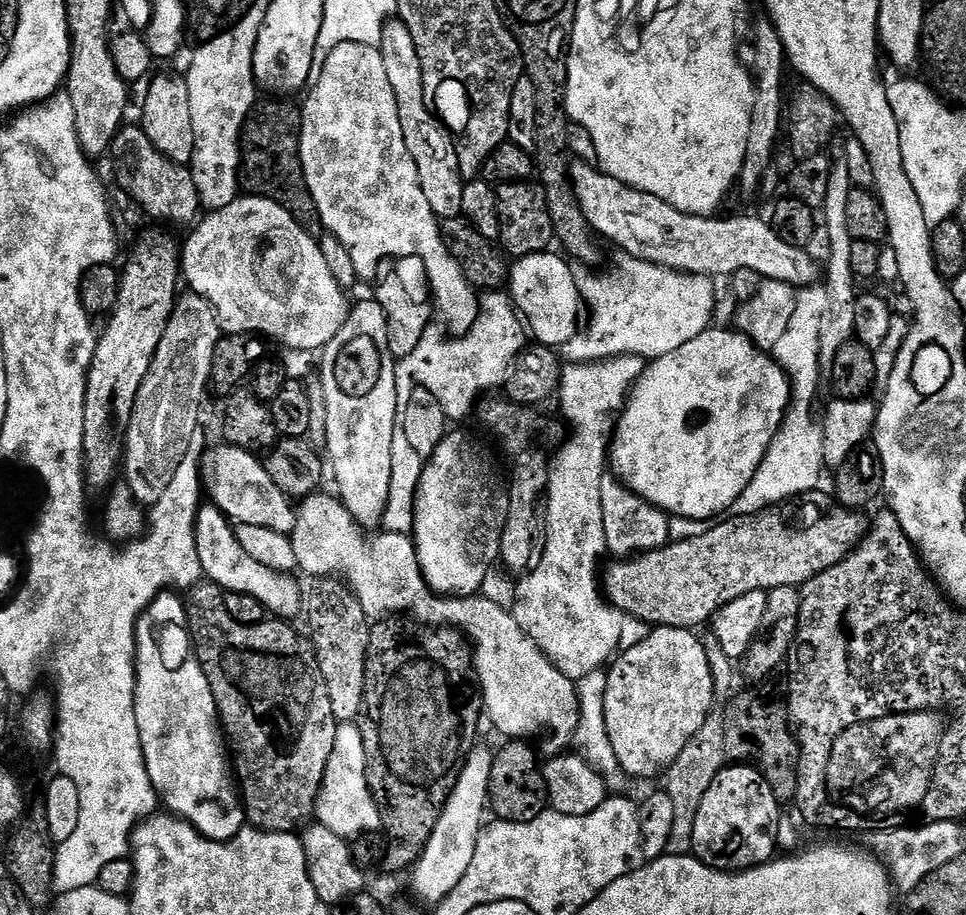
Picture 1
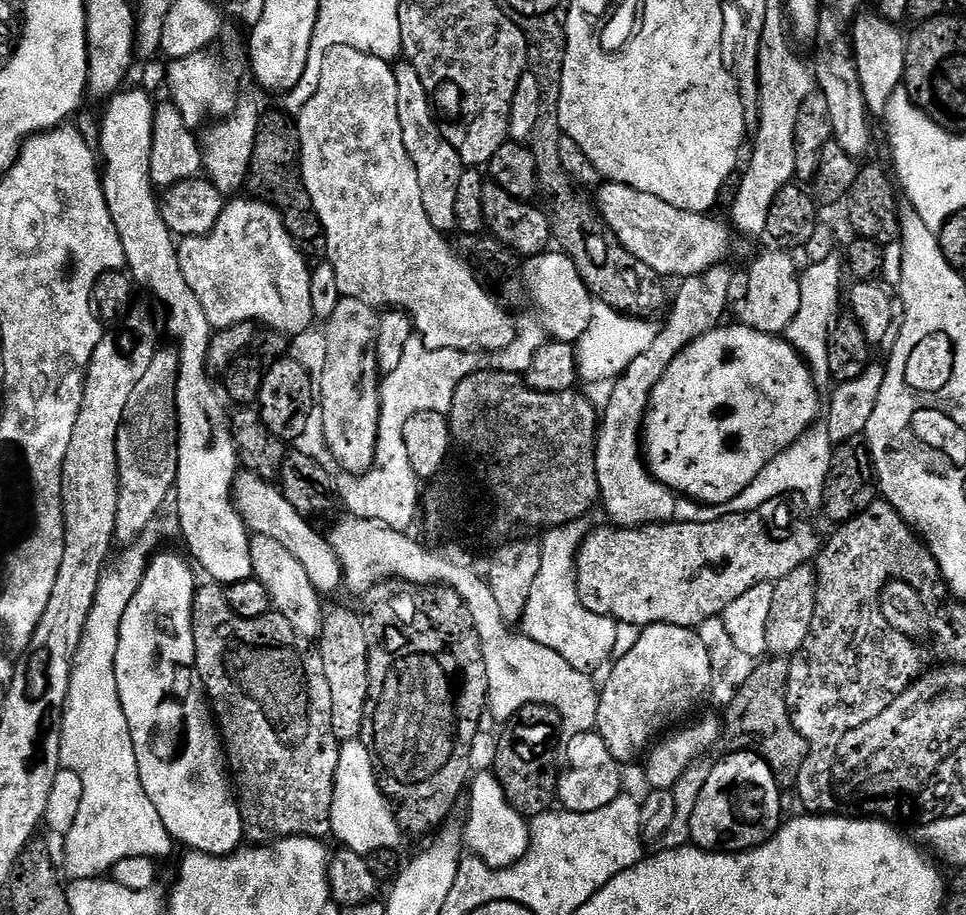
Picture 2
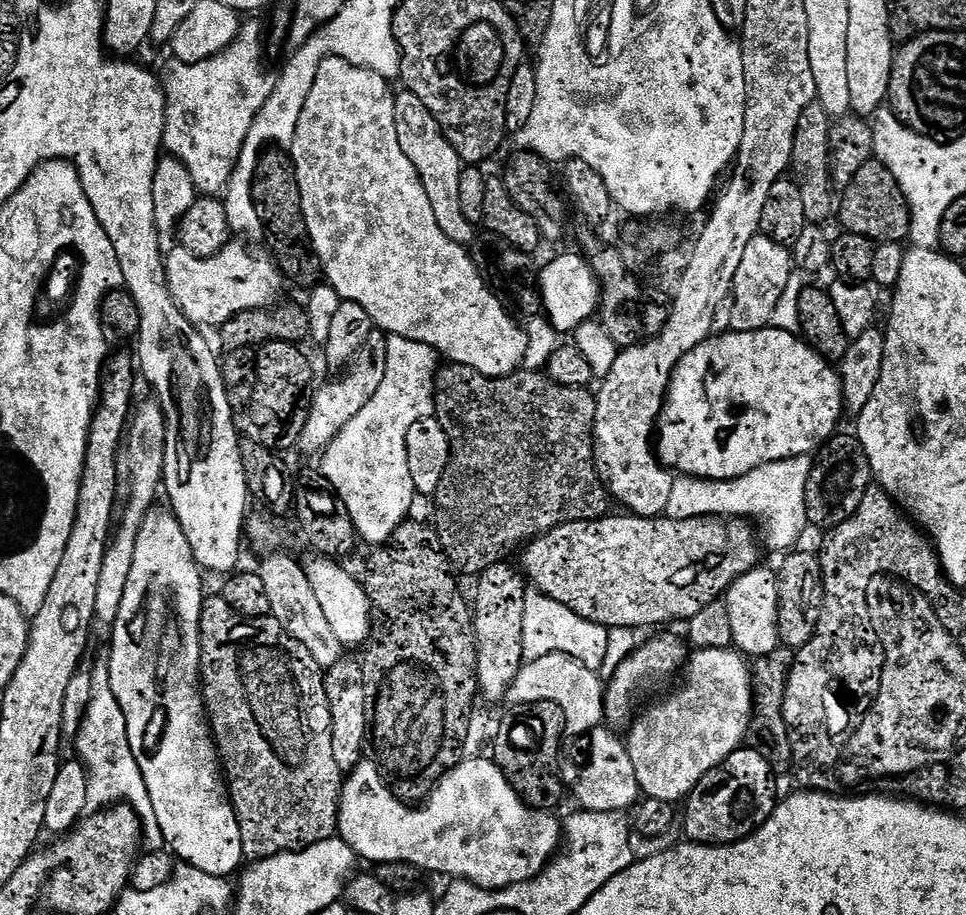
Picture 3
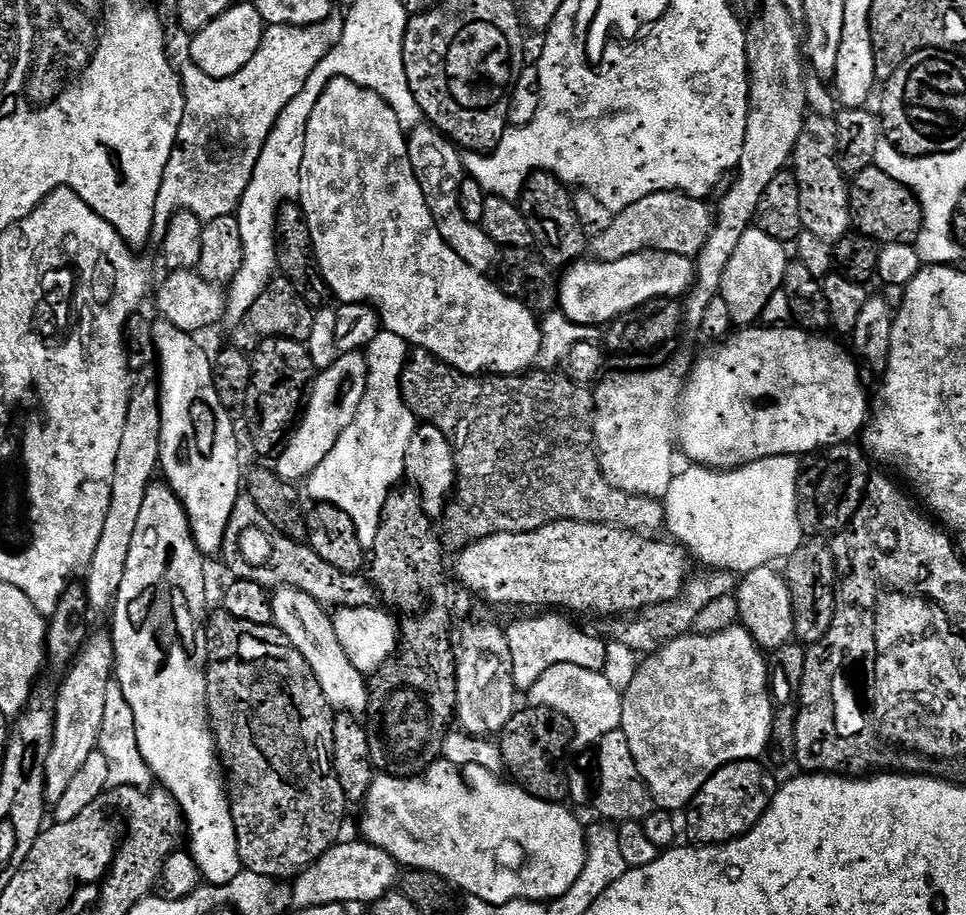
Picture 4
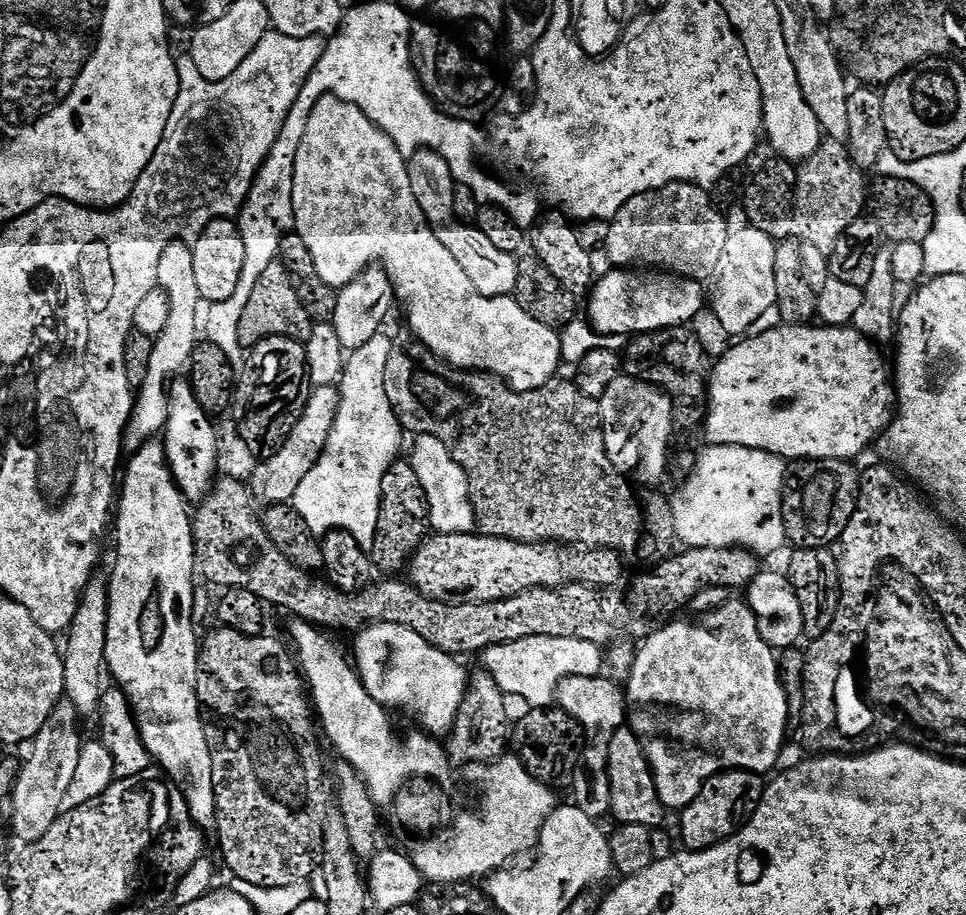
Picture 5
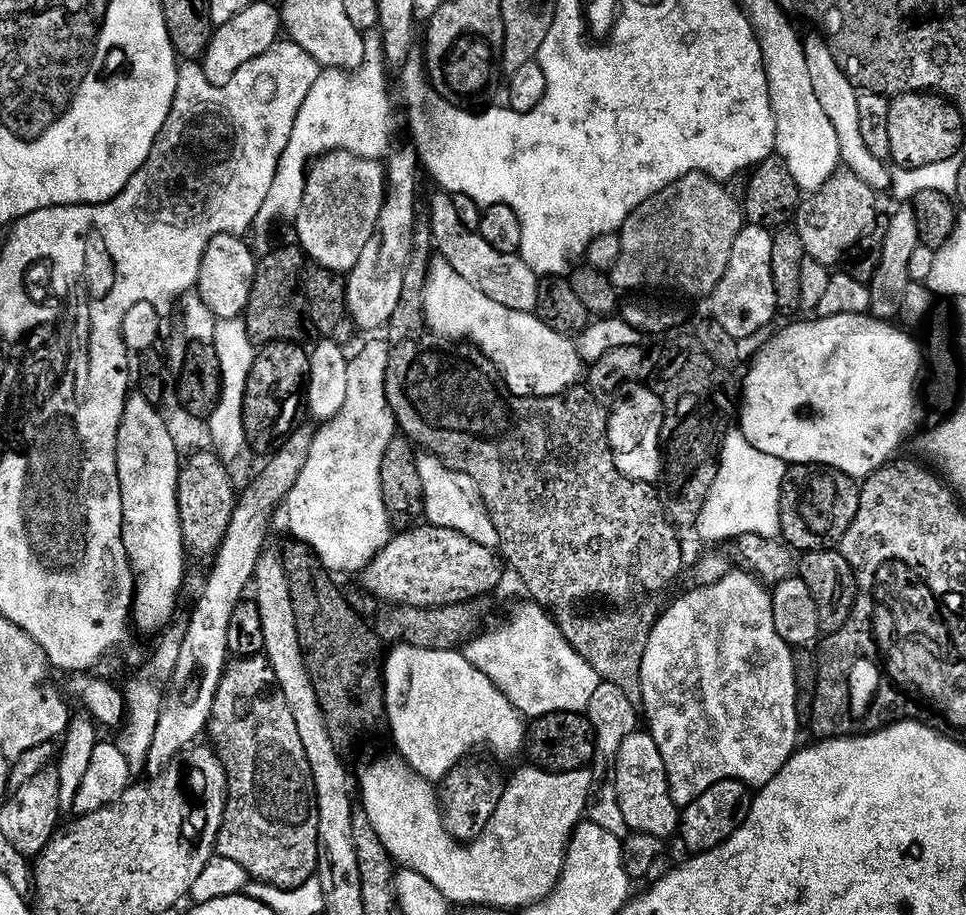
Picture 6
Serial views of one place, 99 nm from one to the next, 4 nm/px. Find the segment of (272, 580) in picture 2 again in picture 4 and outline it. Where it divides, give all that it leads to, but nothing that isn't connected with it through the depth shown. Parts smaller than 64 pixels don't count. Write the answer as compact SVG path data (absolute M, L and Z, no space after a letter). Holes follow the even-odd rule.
M282 587L271 593L272 624L290 638L290 642L306 658L314 678L318 678L318 686L322 686L322 694L333 710L340 714L351 714L360 718L368 711L368 684L365 673L354 670L354 662L342 650L342 642L338 642L338 634L334 634L332 616L329 609L319 604L310 594L297 588Z

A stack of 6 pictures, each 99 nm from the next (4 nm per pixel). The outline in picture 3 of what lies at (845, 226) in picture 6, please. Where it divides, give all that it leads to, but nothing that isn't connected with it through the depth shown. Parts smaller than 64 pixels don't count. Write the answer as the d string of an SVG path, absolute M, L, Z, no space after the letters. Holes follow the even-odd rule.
M813 102L802 110L802 118L798 118L798 130L794 134L794 150L790 165L791 179L796 181L798 190L802 190L802 202L806 205L806 218L809 225L824 226L827 220L834 216L834 200L832 204L832 170L830 157L832 155L833 117L826 114L819 102Z

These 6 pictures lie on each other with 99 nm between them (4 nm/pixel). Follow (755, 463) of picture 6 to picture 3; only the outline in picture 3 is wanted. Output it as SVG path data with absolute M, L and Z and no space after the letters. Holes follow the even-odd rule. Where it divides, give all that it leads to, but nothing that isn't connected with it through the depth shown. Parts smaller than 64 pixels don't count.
M795 456L789 460L764 464L737 480L697 480L695 476L677 475L672 481L667 519L765 516L772 523L769 546L779 554L787 553L799 545L796 543L803 538L804 531L810 528L806 514L806 486L813 463L812 456Z

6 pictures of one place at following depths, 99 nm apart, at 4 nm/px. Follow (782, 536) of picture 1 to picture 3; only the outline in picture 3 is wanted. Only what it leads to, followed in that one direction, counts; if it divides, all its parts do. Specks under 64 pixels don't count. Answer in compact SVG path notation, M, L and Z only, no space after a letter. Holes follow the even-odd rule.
M609 514L603 516L600 520L579 520L558 526L553 532L546 532L543 536L536 537L523 549L524 568L523 575L527 583L532 584L537 593L541 596L548 596L554 602L574 610L582 618L590 622L600 624L606 629L615 630L615 628L652 628L655 624L672 624L675 620L689 622L695 615L712 603L719 601L738 578L751 571L761 563L760 548L756 545L756 536L747 528L744 522L725 522L720 518L697 518L694 520L669 520L667 518L649 518L647 516L634 516L631 514L620 514L624 516L615 516Z

